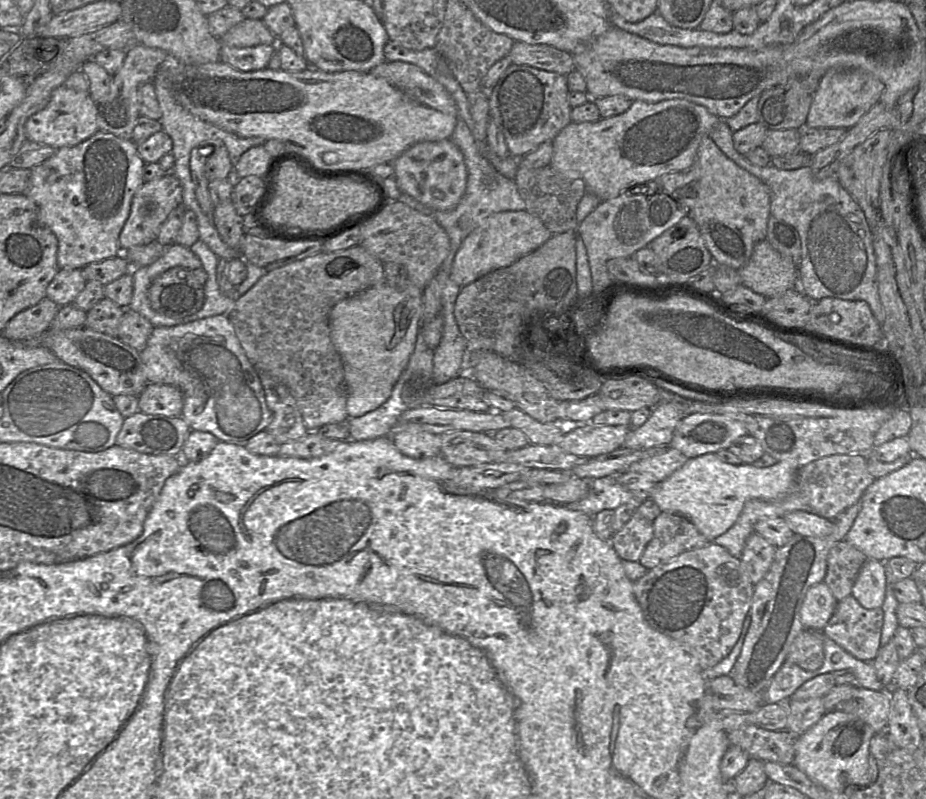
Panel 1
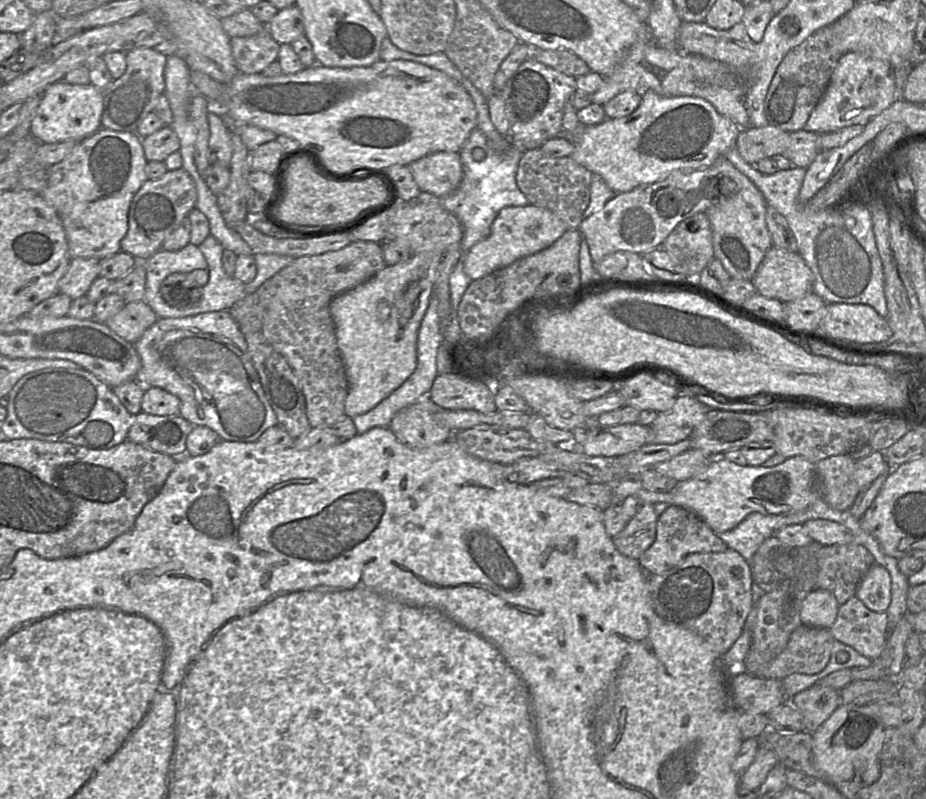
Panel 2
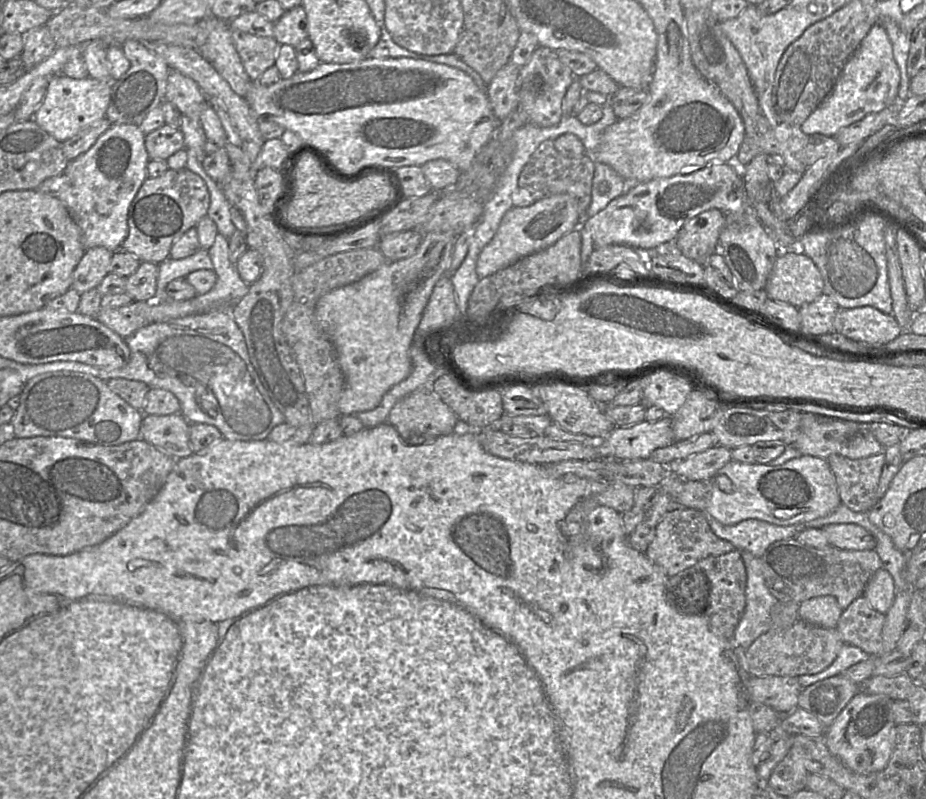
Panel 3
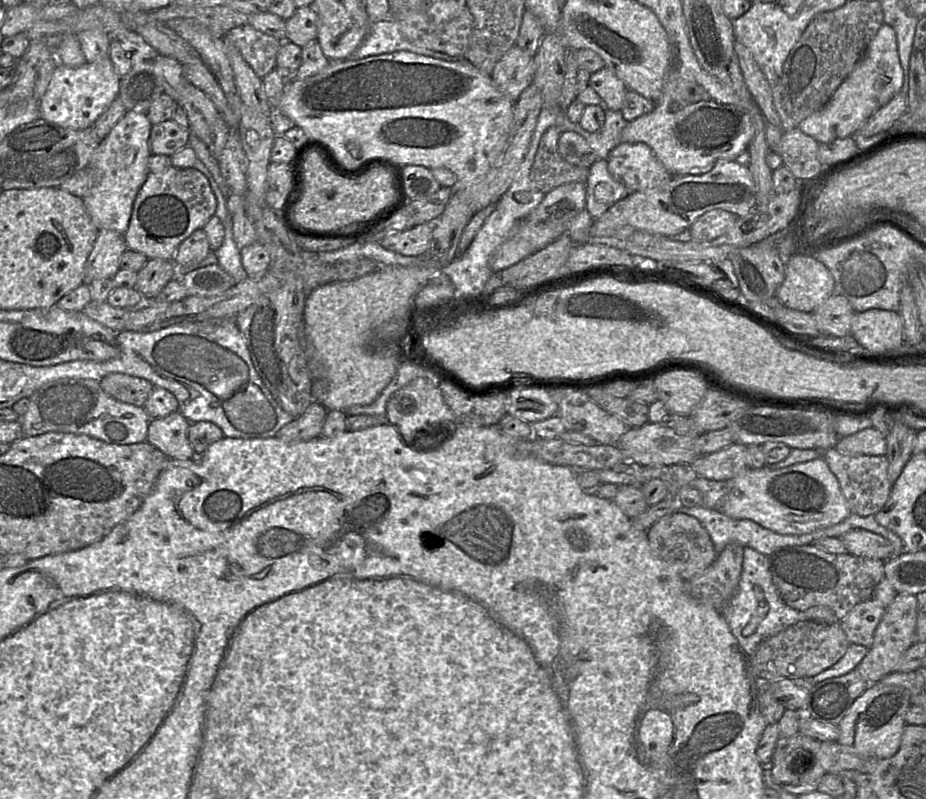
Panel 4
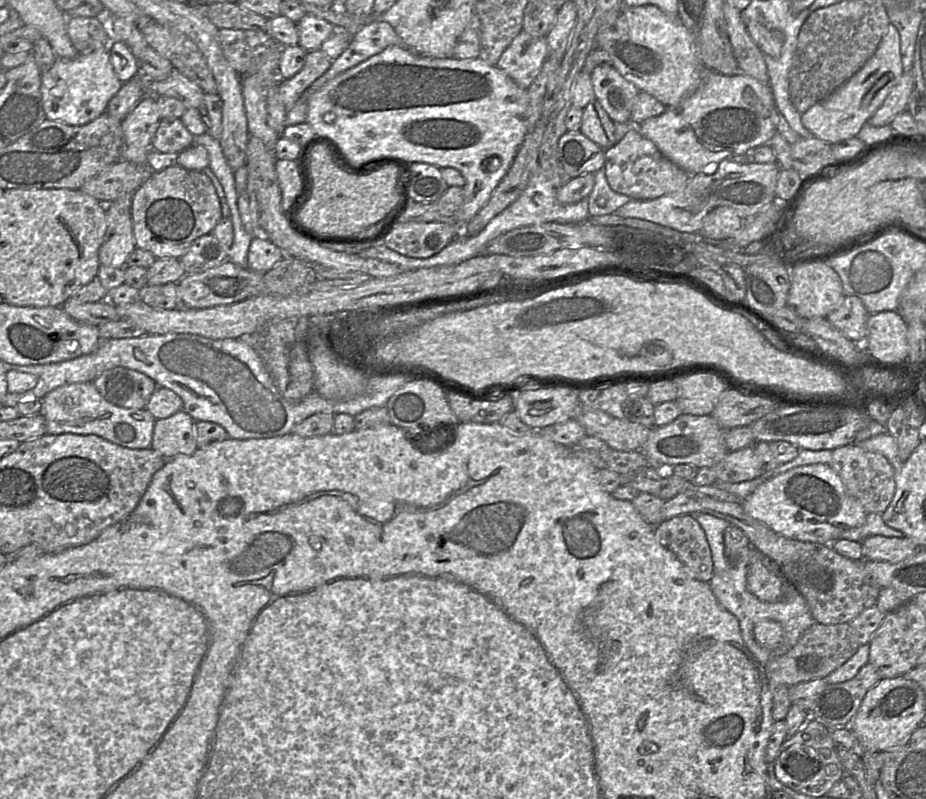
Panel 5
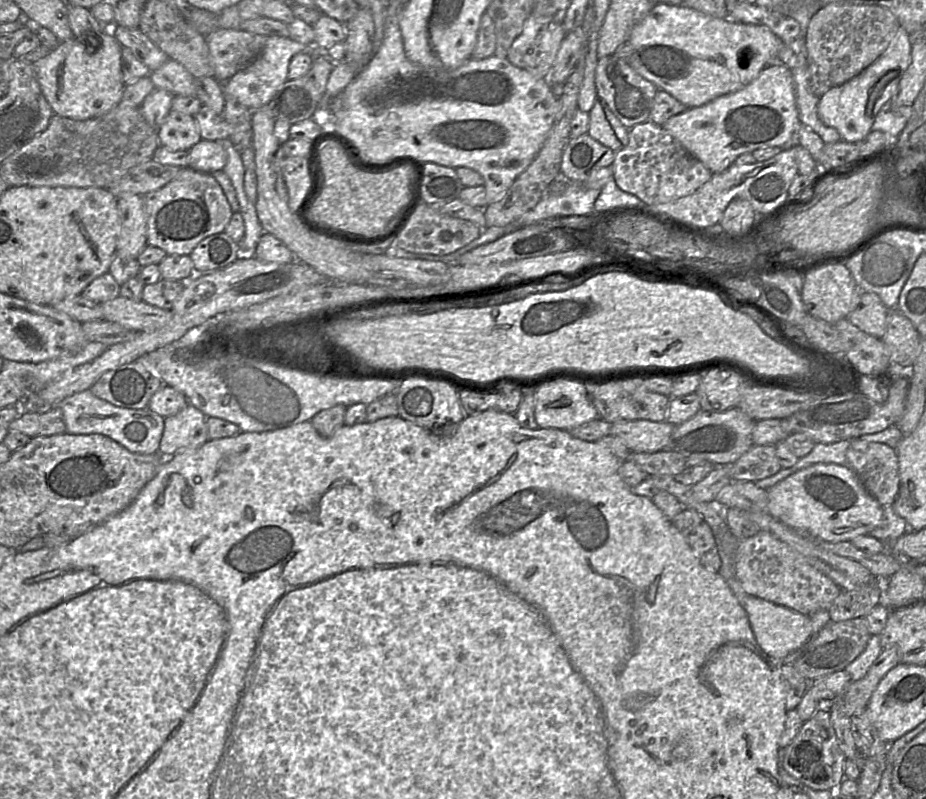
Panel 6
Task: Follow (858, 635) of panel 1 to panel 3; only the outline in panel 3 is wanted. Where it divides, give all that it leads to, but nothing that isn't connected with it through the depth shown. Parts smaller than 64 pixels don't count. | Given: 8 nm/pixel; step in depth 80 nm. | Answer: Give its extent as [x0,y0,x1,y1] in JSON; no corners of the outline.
[835,597,886,656]

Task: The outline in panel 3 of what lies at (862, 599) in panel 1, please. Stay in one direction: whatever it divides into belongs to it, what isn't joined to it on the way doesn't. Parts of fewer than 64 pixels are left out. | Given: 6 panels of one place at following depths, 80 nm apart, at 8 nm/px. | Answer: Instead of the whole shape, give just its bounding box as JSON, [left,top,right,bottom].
[863,568,895,614]

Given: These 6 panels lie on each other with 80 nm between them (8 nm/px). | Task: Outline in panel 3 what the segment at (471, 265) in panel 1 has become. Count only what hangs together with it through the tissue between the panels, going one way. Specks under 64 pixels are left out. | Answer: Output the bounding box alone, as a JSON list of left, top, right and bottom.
[476,194,580,279]

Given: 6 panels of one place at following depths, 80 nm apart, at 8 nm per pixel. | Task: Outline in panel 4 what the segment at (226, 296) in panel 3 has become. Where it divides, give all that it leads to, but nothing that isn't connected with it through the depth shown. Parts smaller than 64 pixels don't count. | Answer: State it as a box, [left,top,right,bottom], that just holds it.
[214,211,248,284]

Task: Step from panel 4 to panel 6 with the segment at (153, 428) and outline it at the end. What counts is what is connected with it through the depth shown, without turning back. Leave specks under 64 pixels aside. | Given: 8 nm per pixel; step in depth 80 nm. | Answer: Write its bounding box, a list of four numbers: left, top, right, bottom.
[160,404,208,454]

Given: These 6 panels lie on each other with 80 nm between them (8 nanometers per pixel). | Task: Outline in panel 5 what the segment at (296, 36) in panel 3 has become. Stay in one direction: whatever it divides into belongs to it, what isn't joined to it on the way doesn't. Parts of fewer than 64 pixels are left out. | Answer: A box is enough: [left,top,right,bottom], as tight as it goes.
[296,13,336,52]

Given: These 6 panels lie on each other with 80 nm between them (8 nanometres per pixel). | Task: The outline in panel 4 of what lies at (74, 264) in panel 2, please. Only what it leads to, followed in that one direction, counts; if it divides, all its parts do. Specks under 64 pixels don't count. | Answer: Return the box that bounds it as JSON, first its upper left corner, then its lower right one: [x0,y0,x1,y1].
[83,230,127,285]

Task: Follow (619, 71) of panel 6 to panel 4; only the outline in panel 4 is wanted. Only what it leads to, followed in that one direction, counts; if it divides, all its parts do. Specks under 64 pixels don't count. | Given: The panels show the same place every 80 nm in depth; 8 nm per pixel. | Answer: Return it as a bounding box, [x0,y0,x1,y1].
[588,67,628,112]

